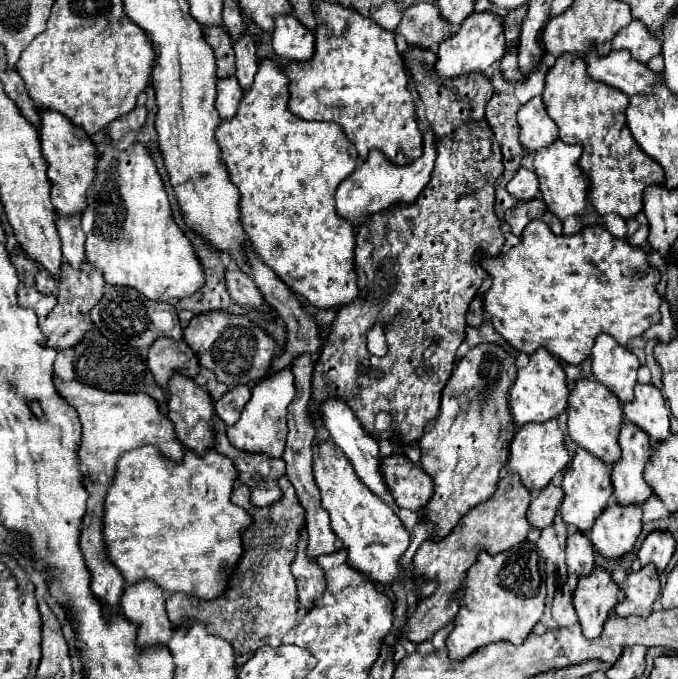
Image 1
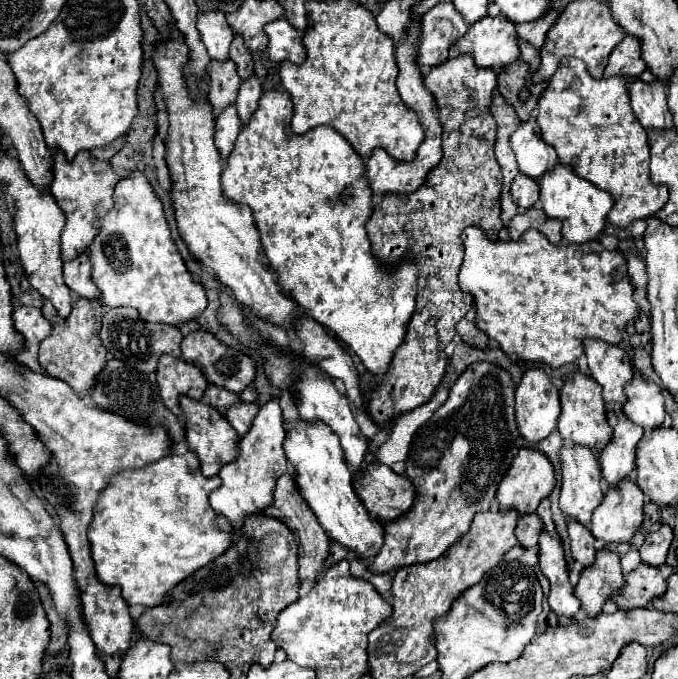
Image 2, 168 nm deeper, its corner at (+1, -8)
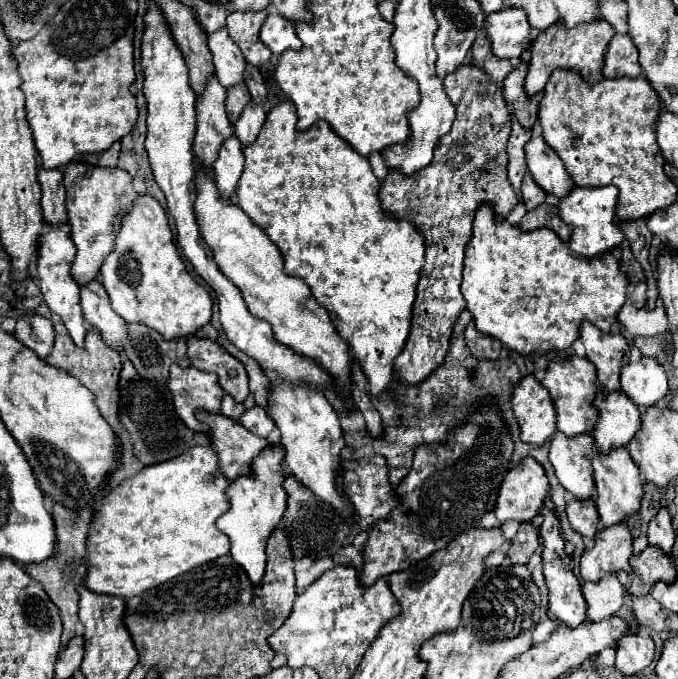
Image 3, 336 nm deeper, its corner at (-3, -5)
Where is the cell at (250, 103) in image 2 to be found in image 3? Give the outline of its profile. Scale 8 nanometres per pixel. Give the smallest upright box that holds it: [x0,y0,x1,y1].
[235,102,265,148]

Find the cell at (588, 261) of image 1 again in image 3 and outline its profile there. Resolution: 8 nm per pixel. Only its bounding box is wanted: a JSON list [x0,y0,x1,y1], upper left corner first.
[461,204,627,356]

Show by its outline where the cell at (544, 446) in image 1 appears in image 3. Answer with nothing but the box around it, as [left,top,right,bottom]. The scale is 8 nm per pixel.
[495,456,549,524]

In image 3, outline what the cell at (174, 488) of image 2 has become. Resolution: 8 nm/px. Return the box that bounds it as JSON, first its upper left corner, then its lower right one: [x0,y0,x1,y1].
[85,446,229,598]

